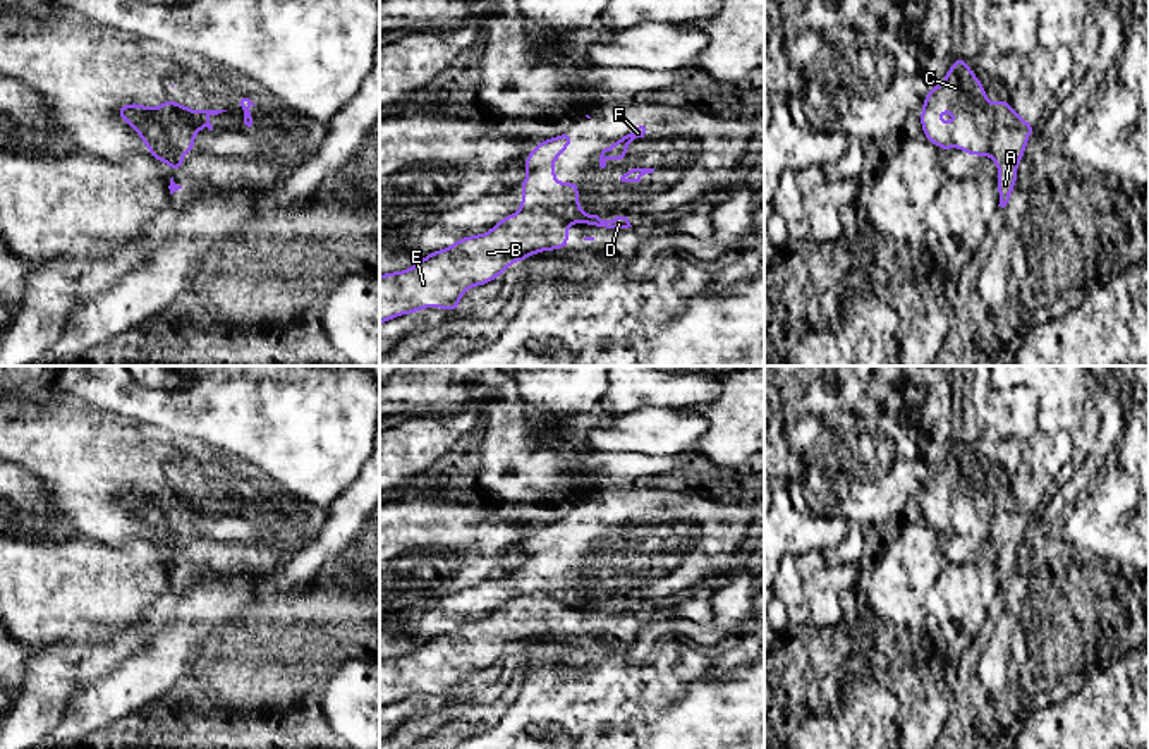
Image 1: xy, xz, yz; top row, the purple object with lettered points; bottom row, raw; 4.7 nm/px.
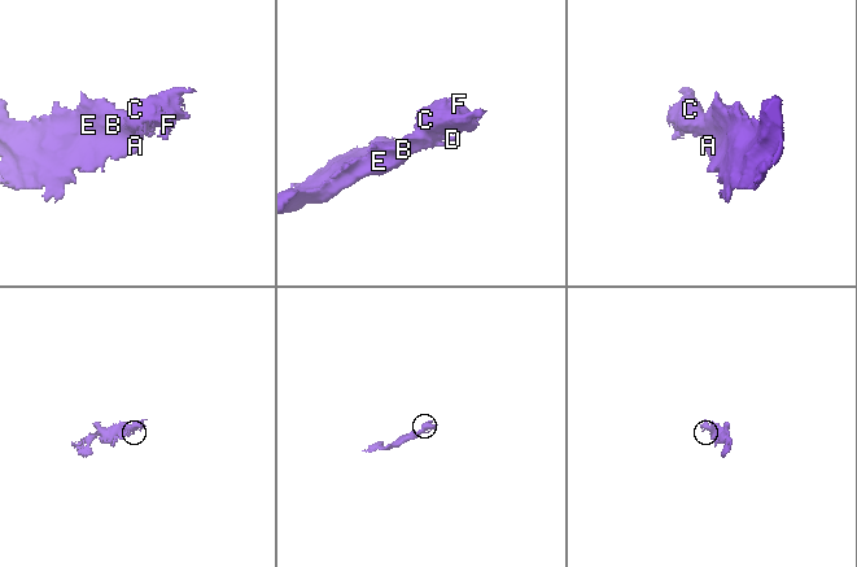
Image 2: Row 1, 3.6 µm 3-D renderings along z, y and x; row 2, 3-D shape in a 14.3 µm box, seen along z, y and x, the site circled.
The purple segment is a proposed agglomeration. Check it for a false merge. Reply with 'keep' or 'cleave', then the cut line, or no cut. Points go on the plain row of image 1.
cleave | xy (151, 493), (164, 521), (182, 538)

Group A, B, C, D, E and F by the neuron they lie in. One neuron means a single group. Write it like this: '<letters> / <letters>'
A B E / C D F

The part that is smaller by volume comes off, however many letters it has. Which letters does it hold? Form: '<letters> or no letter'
C, D, F

